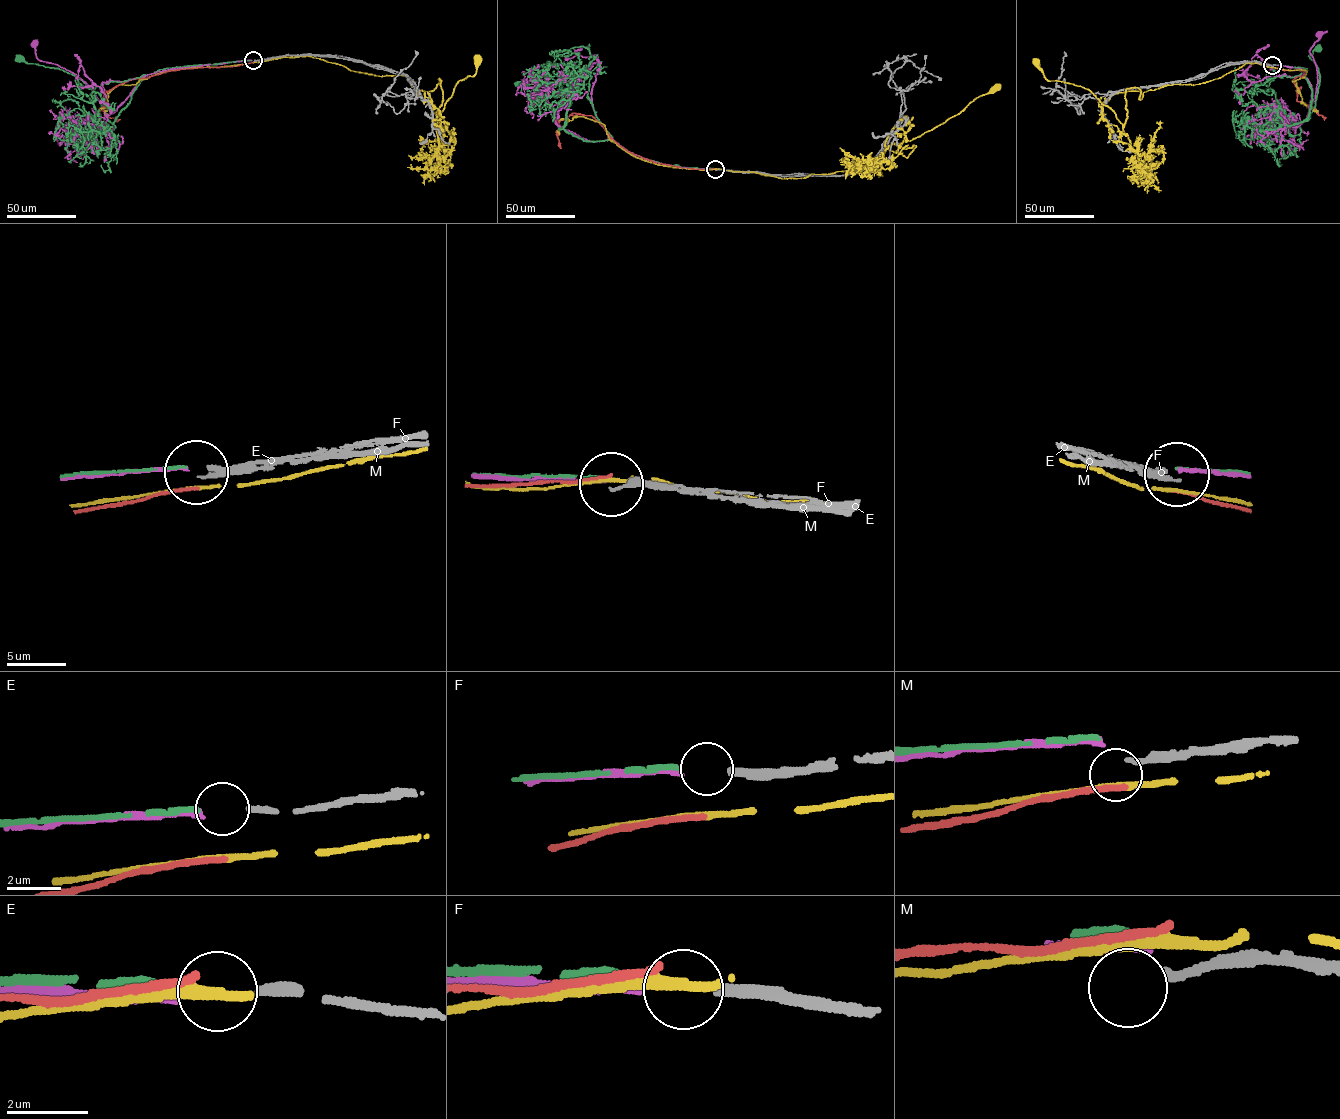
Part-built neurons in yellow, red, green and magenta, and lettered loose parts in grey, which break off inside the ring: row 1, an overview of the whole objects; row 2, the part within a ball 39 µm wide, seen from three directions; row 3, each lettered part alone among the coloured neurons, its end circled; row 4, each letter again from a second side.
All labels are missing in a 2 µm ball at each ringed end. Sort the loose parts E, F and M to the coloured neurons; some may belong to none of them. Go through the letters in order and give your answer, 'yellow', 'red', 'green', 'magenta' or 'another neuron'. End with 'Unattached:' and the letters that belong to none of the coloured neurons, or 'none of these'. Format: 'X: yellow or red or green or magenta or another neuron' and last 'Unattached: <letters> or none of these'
E: green
F: magenta
M: another neuron
Unattached: M

